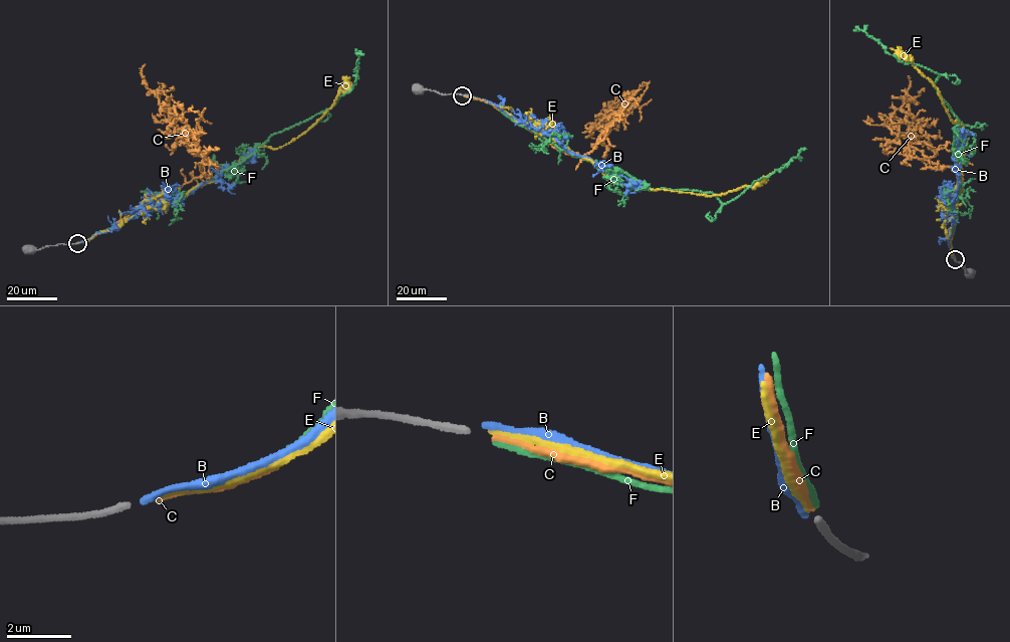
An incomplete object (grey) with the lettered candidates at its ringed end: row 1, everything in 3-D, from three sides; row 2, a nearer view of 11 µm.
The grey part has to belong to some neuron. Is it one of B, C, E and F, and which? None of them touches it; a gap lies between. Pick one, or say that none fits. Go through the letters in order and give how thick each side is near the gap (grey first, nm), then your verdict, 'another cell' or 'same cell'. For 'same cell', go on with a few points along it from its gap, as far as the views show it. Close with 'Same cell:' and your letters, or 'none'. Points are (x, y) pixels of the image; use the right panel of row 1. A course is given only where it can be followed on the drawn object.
B: calibres 220 and 200 nm; another cell
C: calibres 220 and 150 nm; another cell
E: calibres 220 and 180 nm; same cell; course (954, 258), (948, 239), (966, 144), (963, 129), (951, 120), (936, 87), (911, 57), (890, 47)
F: calibres 220 and 200 nm; another cell
Same cell: E

